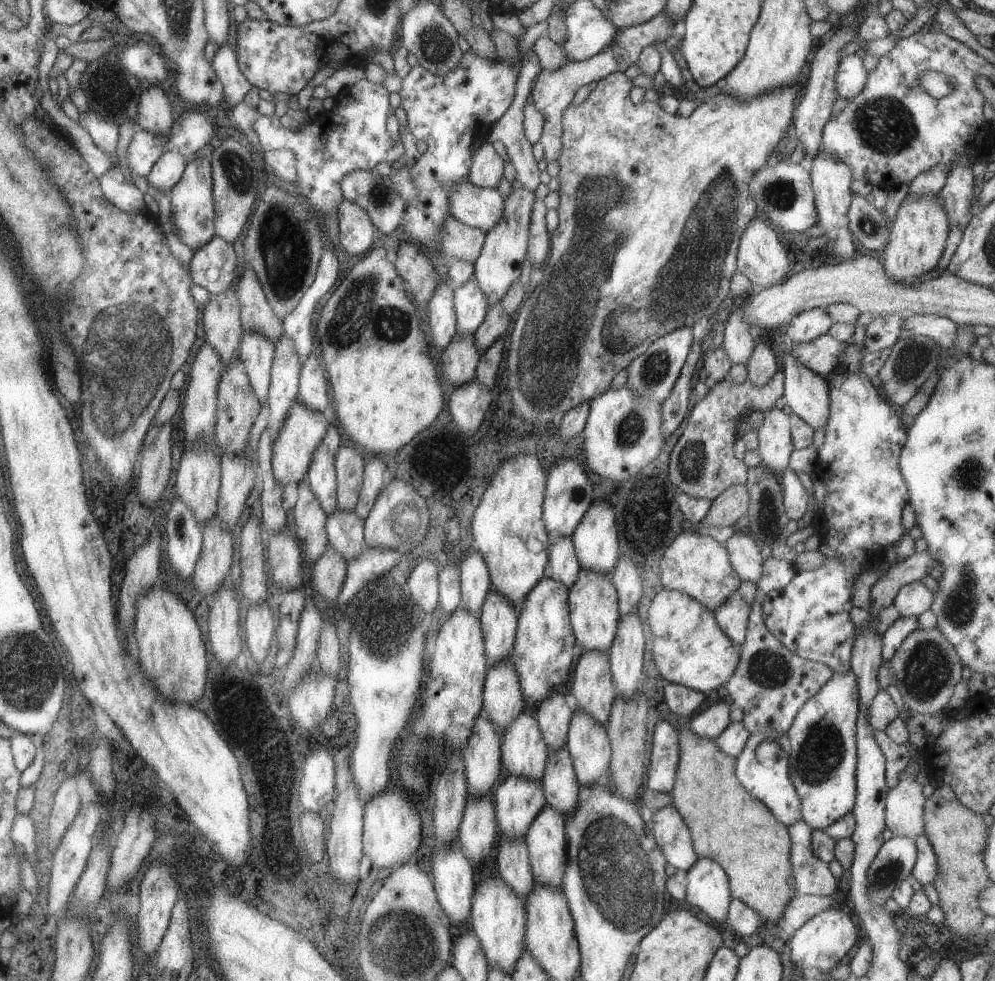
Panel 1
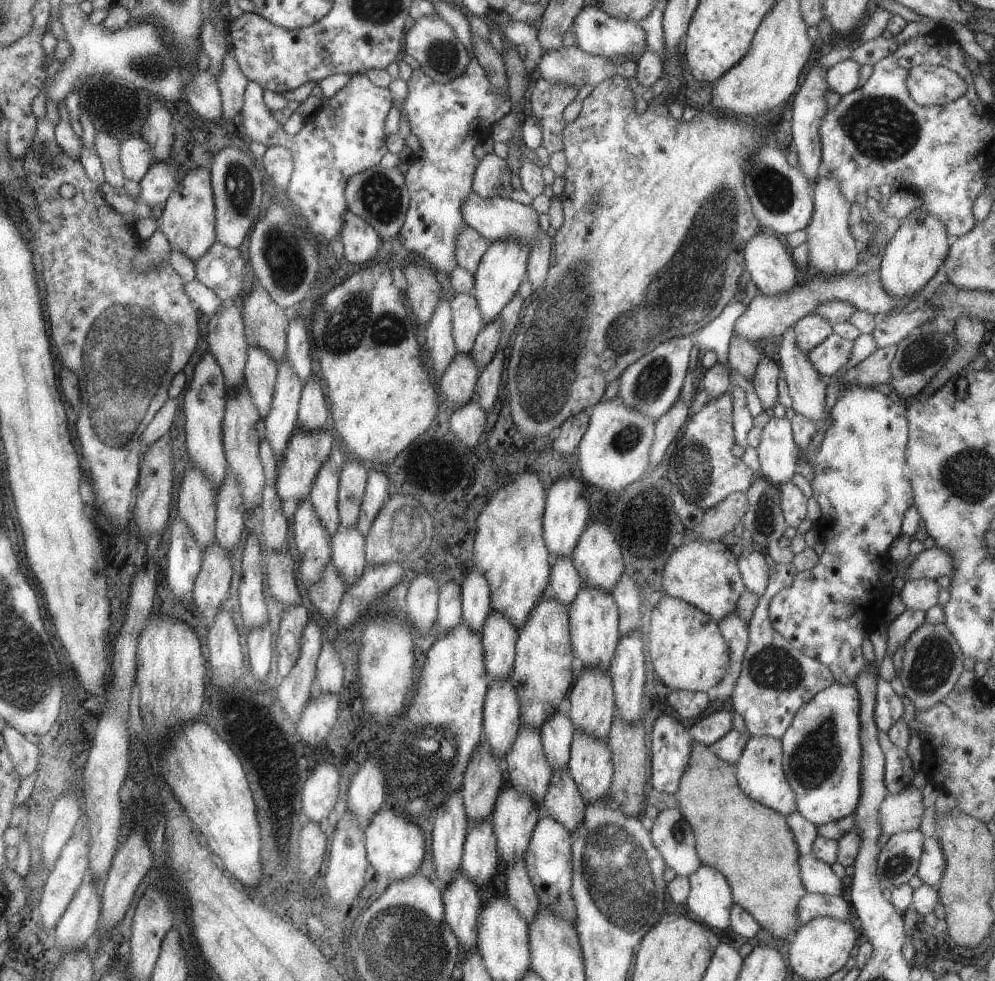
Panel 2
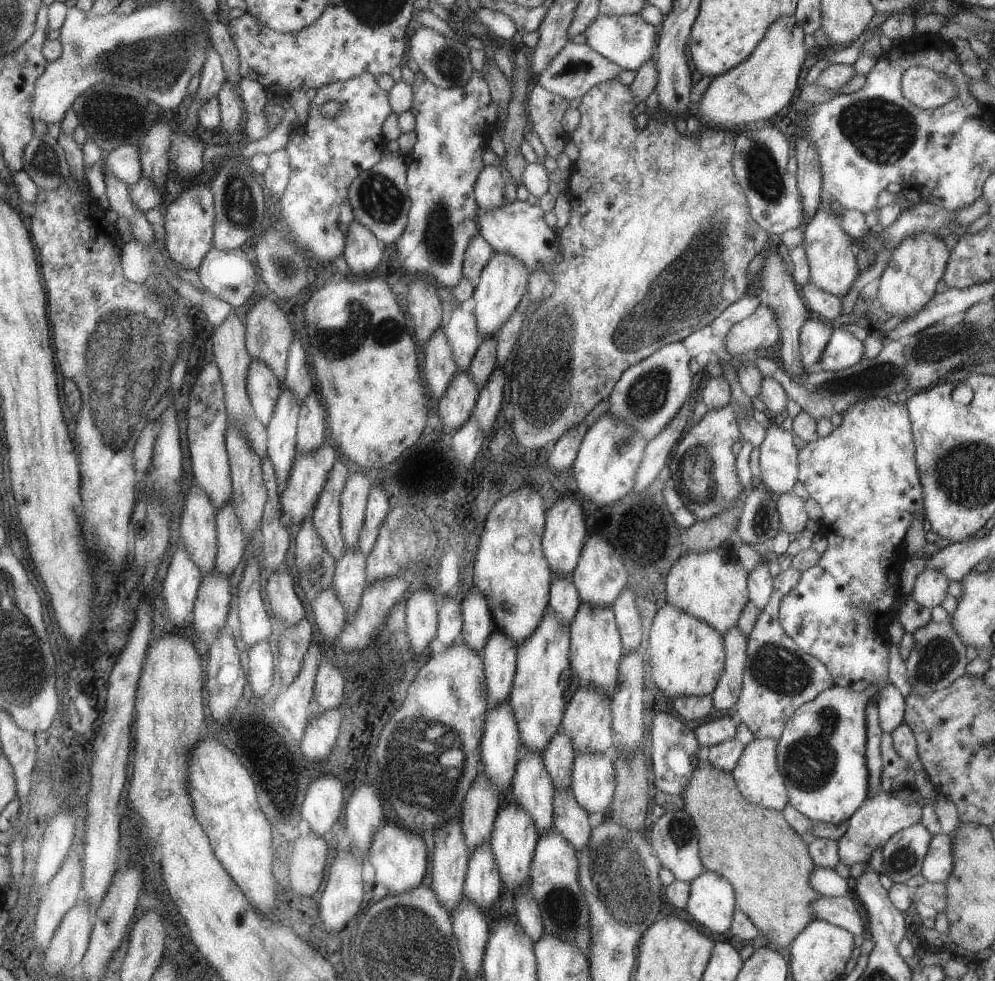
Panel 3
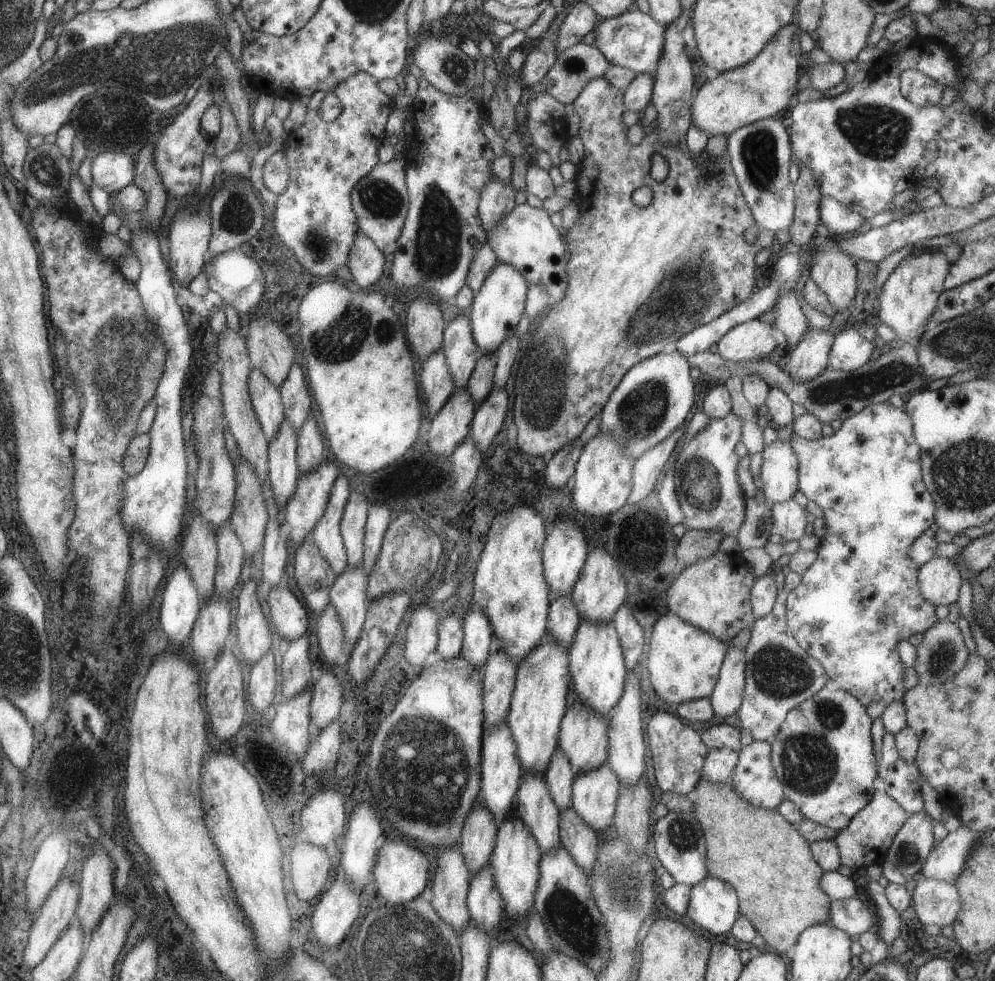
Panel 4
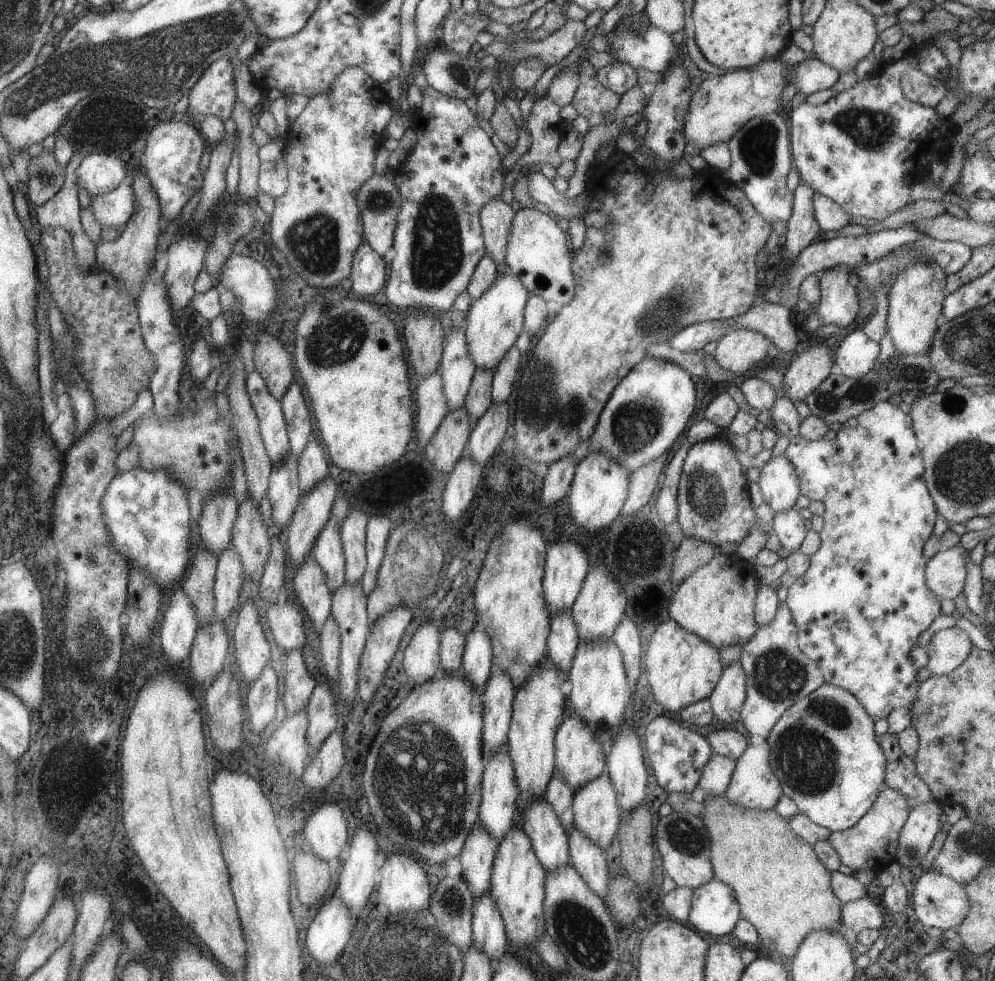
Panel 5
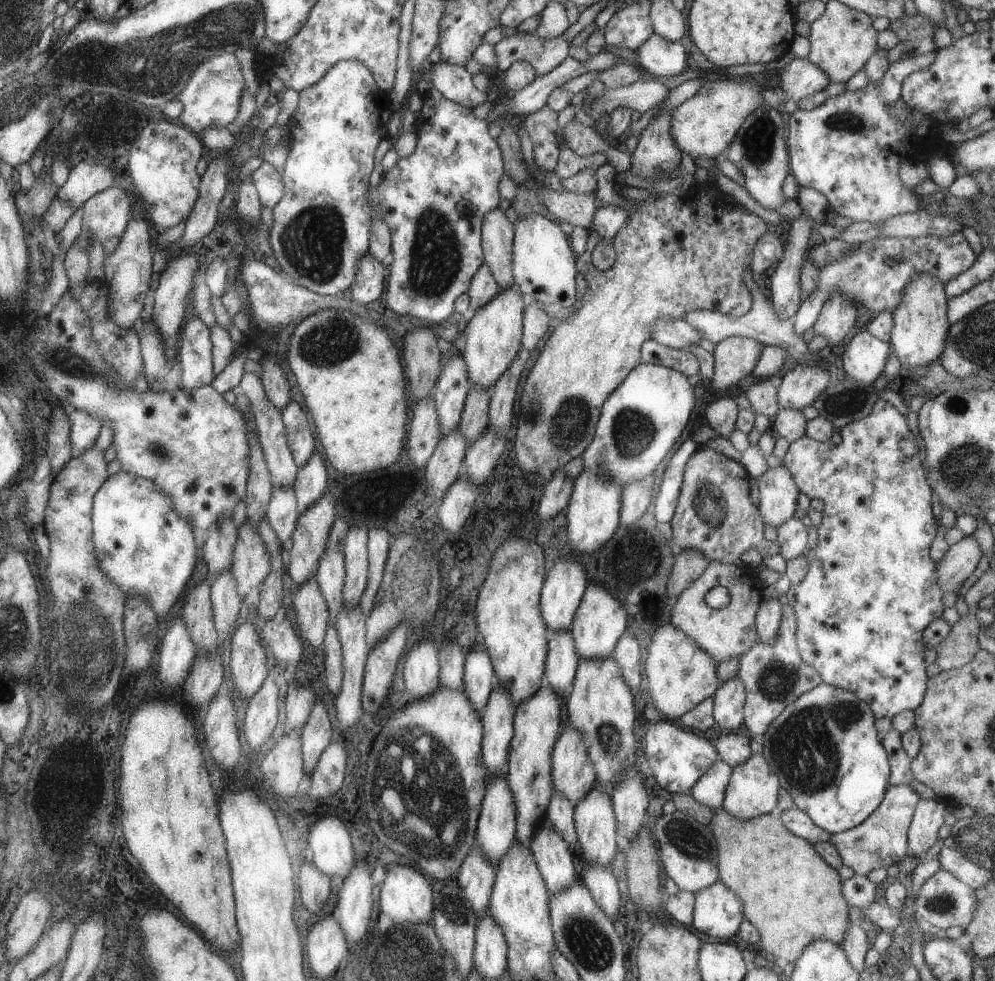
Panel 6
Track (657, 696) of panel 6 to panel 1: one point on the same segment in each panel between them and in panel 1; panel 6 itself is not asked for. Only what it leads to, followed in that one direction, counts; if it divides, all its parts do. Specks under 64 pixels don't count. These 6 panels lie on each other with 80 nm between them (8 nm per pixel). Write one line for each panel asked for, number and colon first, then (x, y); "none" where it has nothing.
1: (688, 647)
2: (688, 653)
3: (687, 655)
4: (683, 662)
5: (681, 668)

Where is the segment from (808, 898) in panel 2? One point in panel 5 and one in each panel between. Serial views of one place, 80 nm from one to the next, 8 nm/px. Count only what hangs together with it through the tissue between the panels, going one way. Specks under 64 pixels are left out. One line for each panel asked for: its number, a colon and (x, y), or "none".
3: (841, 911)
4: (851, 915)
5: (856, 915)

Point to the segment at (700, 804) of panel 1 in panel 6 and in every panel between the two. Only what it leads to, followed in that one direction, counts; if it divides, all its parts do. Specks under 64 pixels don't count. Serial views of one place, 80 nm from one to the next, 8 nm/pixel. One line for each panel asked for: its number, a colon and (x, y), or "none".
2: (751, 845)
3: (766, 863)
4: (762, 856)
5: (781, 888)
6: (792, 896)

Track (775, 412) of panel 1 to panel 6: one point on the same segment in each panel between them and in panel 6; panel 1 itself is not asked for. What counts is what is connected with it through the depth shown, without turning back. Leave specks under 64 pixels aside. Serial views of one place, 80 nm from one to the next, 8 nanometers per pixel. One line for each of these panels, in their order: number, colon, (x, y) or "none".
2: (777, 452)
3: (778, 458)
4: (778, 477)
5: (778, 483)
6: (778, 495)

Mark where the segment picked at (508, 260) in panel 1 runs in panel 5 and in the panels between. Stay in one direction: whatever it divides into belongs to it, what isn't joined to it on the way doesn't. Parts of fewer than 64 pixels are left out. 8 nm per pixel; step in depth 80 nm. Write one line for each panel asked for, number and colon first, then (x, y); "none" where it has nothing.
2: (499, 272)
3: (502, 280)
4: (497, 306)
5: (492, 322)

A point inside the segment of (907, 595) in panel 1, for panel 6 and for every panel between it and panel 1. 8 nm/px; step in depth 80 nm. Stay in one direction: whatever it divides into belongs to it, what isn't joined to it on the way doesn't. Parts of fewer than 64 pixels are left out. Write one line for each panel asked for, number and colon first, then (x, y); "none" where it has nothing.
2: (916, 594)
3: (930, 587)
4: (938, 580)
5: (944, 573)
6: (958, 562)

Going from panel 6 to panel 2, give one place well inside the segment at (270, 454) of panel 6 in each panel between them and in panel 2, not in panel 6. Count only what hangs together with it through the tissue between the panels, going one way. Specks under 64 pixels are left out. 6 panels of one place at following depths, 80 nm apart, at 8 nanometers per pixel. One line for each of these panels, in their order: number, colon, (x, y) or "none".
2: (259, 370)
3: (262, 386)
4: (265, 396)
5: (272, 426)

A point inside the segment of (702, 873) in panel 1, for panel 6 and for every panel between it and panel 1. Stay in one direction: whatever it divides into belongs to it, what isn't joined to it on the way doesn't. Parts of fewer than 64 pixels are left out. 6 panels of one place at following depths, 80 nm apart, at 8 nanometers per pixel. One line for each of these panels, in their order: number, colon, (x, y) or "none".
2: (709, 898)
3: (711, 904)
4: (713, 905)
5: (714, 910)
6: (717, 911)

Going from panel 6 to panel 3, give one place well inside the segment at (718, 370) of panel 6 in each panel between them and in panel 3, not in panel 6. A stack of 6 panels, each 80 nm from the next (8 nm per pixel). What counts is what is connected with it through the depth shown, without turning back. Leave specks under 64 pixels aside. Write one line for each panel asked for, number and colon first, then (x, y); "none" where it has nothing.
3: (760, 329)
4: (754, 338)
5: (739, 349)

